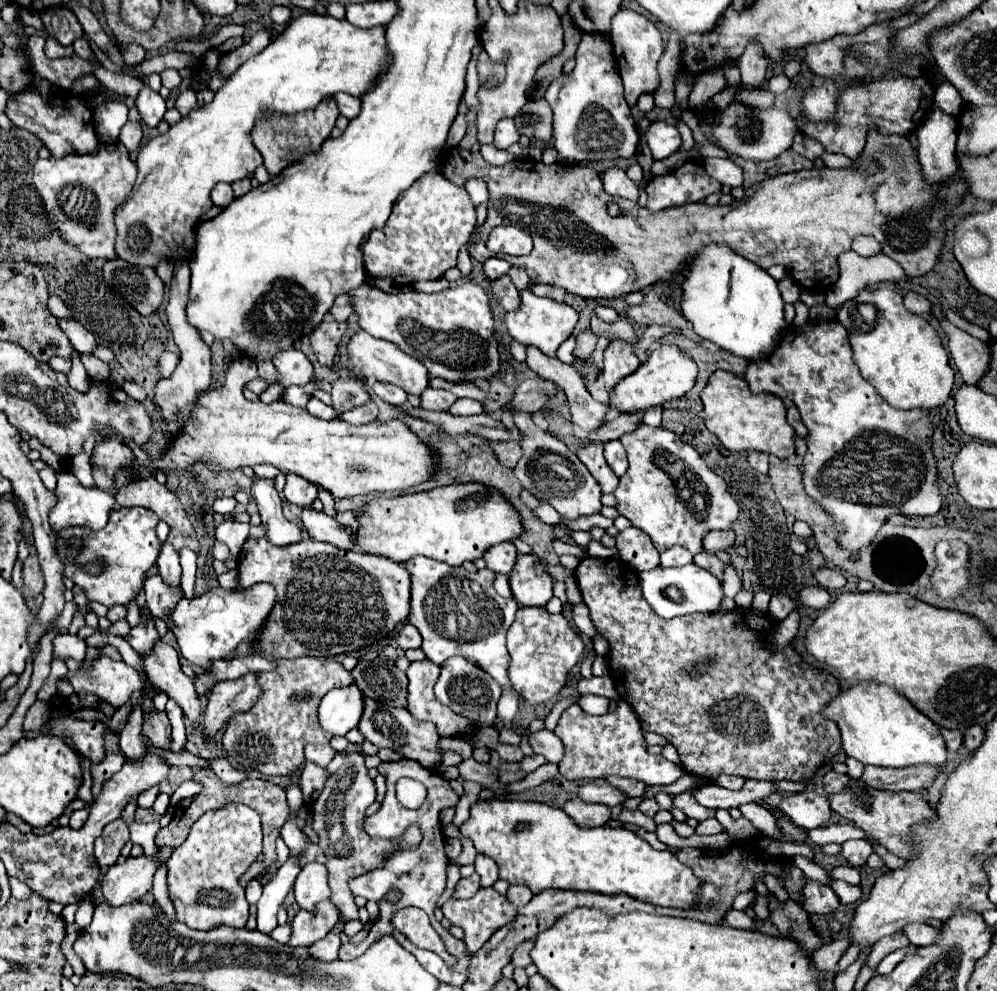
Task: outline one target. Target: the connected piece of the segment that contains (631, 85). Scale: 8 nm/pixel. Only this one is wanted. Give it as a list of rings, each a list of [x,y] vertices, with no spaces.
[[[618,11],[612,17],[612,31],[610,31],[610,39],[614,45],[614,57],[618,61],[618,69],[624,81],[624,97],[628,101],[630,107],[636,105],[636,99],[642,93],[654,93],[660,85],[660,75],[656,71],[658,59],[664,53],[664,43],[662,43],[662,35],[660,31],[654,27],[652,21],[648,21],[646,17],[634,13],[634,11]]]

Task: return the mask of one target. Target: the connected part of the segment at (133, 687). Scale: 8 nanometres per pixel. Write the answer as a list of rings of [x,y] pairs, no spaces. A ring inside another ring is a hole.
[[[106,655],[96,659],[94,667],[88,673],[82,673],[78,669],[74,675],[68,677],[76,693],[96,693],[112,707],[122,707],[134,691],[144,689],[148,683],[148,679],[140,671],[126,665],[124,661],[112,661]]]

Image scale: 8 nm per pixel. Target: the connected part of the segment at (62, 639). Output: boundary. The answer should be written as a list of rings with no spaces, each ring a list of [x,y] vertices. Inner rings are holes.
[[[69,633],[58,635],[52,641],[52,645],[54,645],[54,651],[52,651],[54,659],[60,659],[60,661],[74,659],[78,663],[82,663],[86,659],[87,644],[78,635]]]

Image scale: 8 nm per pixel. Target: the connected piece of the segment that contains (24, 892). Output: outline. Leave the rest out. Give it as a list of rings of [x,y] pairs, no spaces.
[[[16,877],[10,879],[10,887],[12,887],[12,897],[14,897],[14,899],[24,901],[24,899],[28,899],[28,897],[32,895],[32,891],[30,891],[24,883],[20,883]]]

